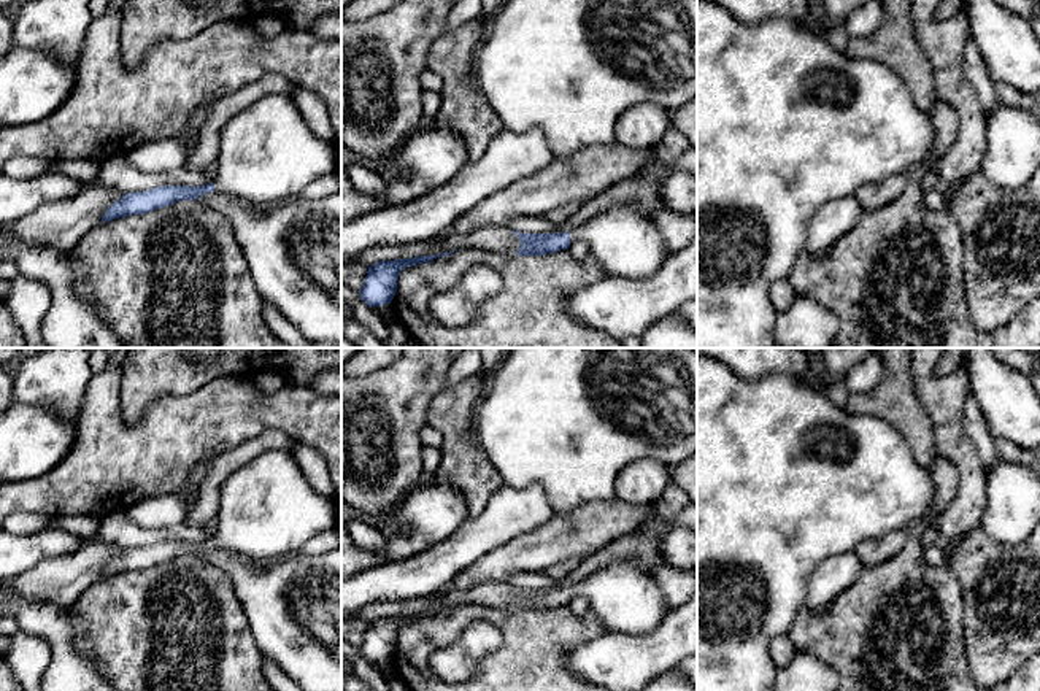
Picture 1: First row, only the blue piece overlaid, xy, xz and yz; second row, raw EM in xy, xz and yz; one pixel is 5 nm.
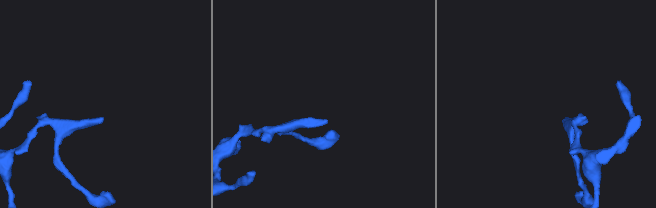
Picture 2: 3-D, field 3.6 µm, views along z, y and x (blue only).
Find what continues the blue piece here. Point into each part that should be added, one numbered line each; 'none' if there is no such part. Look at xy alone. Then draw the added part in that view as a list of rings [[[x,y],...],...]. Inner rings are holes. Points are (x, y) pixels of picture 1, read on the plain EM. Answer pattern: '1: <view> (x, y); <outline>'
1: xy (269, 510); [[[265,450],[222,483],[216,519],[216,546],[265,564],[335,527],[337,510],[313,489],[291,451]]]

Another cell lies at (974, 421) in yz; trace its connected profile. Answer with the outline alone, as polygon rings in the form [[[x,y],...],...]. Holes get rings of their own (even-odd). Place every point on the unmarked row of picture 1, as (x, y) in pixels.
[[[972,392],[964,405],[964,427],[978,450],[983,469],[988,472],[999,456],[996,451],[996,440],[989,435],[984,416]]]

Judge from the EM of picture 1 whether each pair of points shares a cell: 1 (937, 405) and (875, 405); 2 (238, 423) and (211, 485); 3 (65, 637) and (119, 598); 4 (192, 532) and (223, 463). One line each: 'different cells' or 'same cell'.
1: different cells
2: different cells
3: different cells
4: different cells

